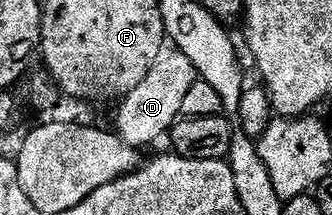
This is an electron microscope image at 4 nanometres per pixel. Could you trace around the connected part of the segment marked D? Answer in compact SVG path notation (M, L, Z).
M176 47L162 49L159 59L155 59L155 67L147 71L147 79L143 79L143 83L139 83L139 87L135 87L135 91L128 93L120 102L121 110L117 113L115 126L117 136L134 147L149 145L164 133L166 136L181 117L183 98L198 79L191 59L187 59L183 51Z

